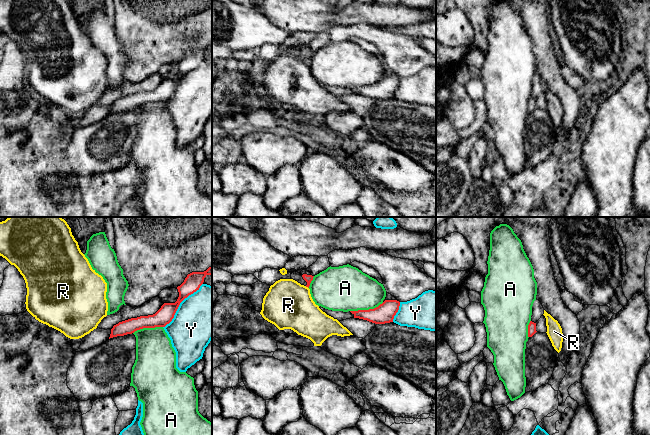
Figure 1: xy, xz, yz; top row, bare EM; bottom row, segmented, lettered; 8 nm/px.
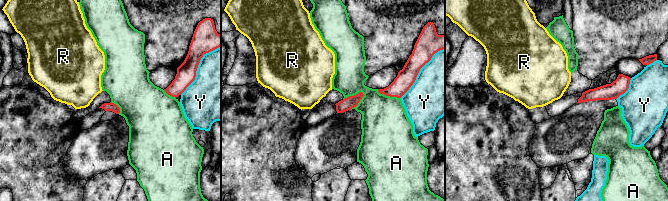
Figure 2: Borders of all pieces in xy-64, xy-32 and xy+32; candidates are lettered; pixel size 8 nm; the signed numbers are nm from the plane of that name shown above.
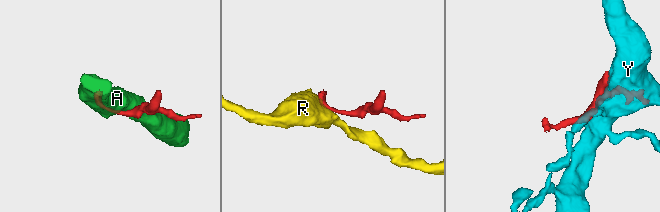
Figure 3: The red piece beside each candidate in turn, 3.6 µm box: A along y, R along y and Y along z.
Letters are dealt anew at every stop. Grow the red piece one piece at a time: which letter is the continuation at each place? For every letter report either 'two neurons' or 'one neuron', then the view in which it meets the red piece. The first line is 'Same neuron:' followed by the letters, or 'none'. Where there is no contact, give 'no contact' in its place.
Same neuron: none
A: two neurons | xz
R: two neurons | xz
Y: two neurons | xy

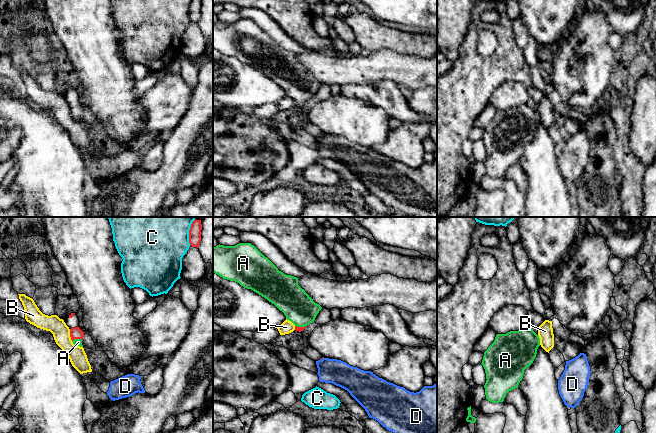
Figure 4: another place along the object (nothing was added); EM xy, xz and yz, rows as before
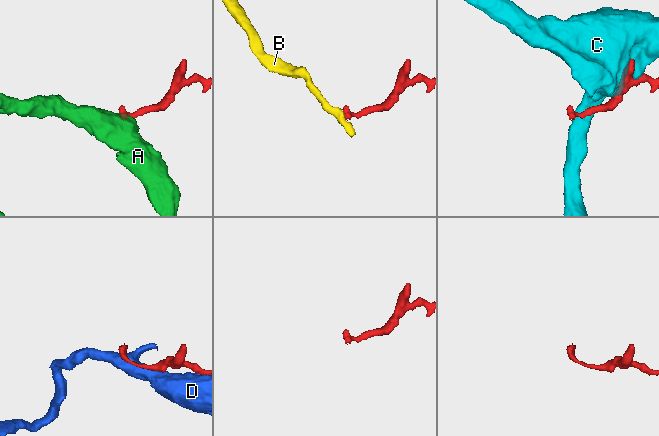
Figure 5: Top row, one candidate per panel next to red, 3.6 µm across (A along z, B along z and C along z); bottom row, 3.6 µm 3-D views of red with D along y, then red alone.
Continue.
Same neuron: A
A: one neuron | xy
B: two neurons | xy
C: two neurons | xy
D: two neurons | xz

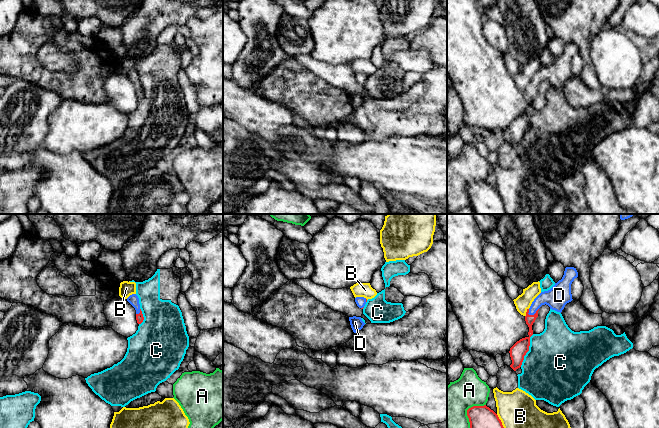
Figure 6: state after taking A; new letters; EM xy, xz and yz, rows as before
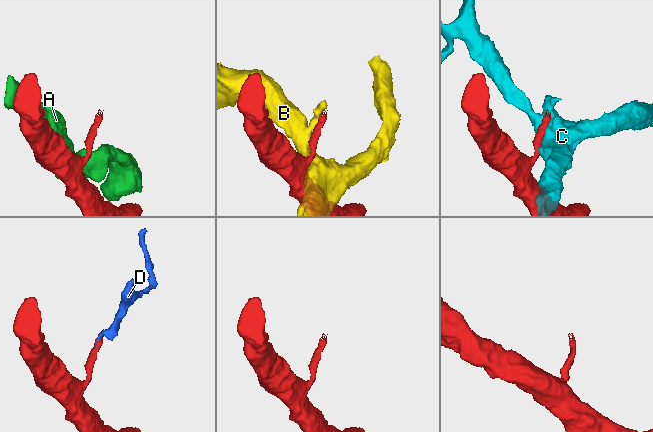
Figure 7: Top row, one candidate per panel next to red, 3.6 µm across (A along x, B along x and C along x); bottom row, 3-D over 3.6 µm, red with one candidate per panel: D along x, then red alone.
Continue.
Same neuron: D
A: two neurons | yz
B: two neurons | yz
C: two neurons | yz
D: one neuron | yz

